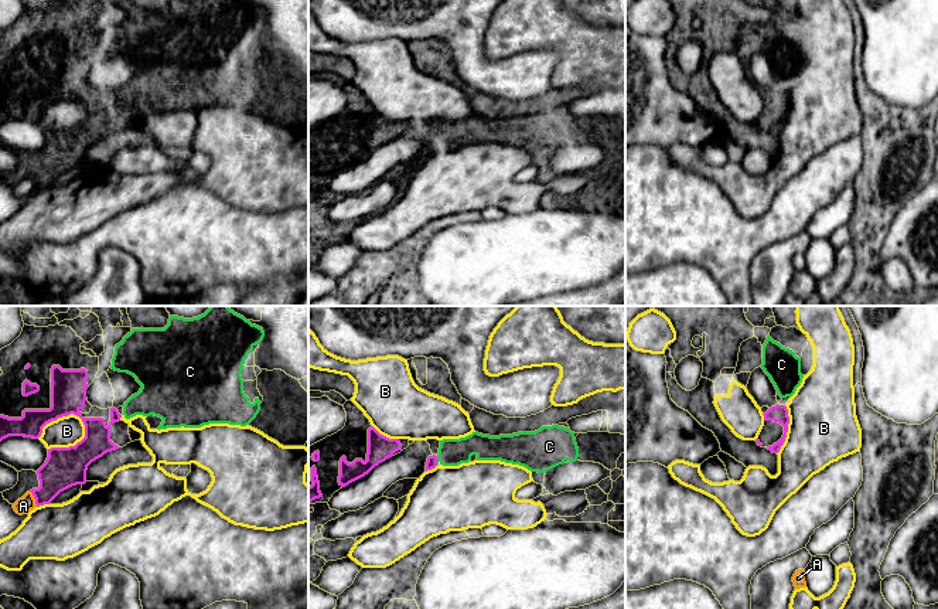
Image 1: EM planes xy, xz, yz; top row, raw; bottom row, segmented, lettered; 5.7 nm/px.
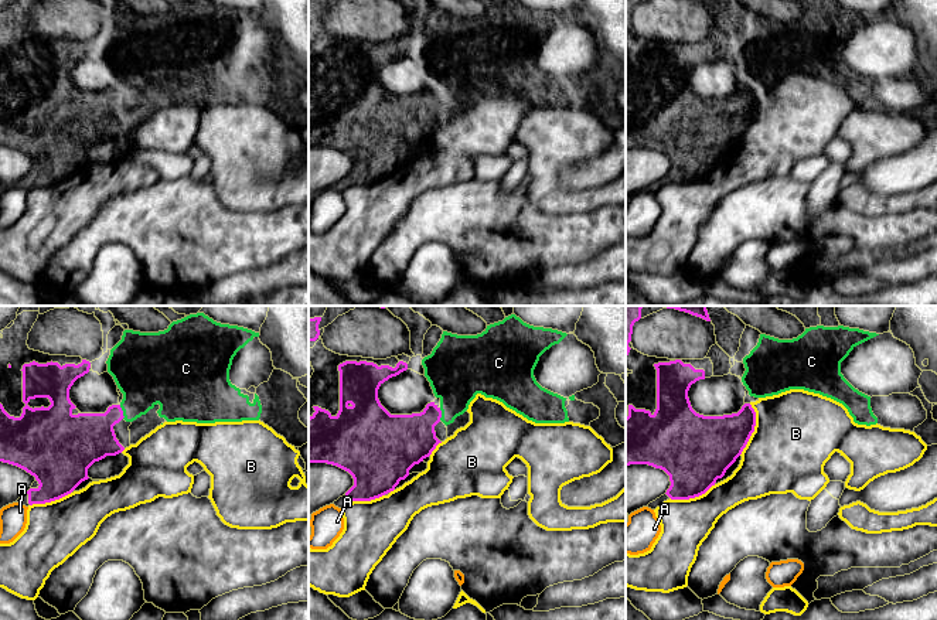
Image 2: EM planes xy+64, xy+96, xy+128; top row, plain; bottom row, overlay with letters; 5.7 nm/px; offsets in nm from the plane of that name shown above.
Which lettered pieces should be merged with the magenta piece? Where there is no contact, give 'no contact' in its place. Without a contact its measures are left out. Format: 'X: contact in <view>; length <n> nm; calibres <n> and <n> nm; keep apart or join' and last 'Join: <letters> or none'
A: contact in xy; length 100 nm; calibres 220 and 100 nm; keep apart
B: contact in xy; length 280 nm; calibres 200 and 170 nm; keep apart
C: contact in xz; length 30 nm; calibres 60 and 160 nm; join
Join: C

